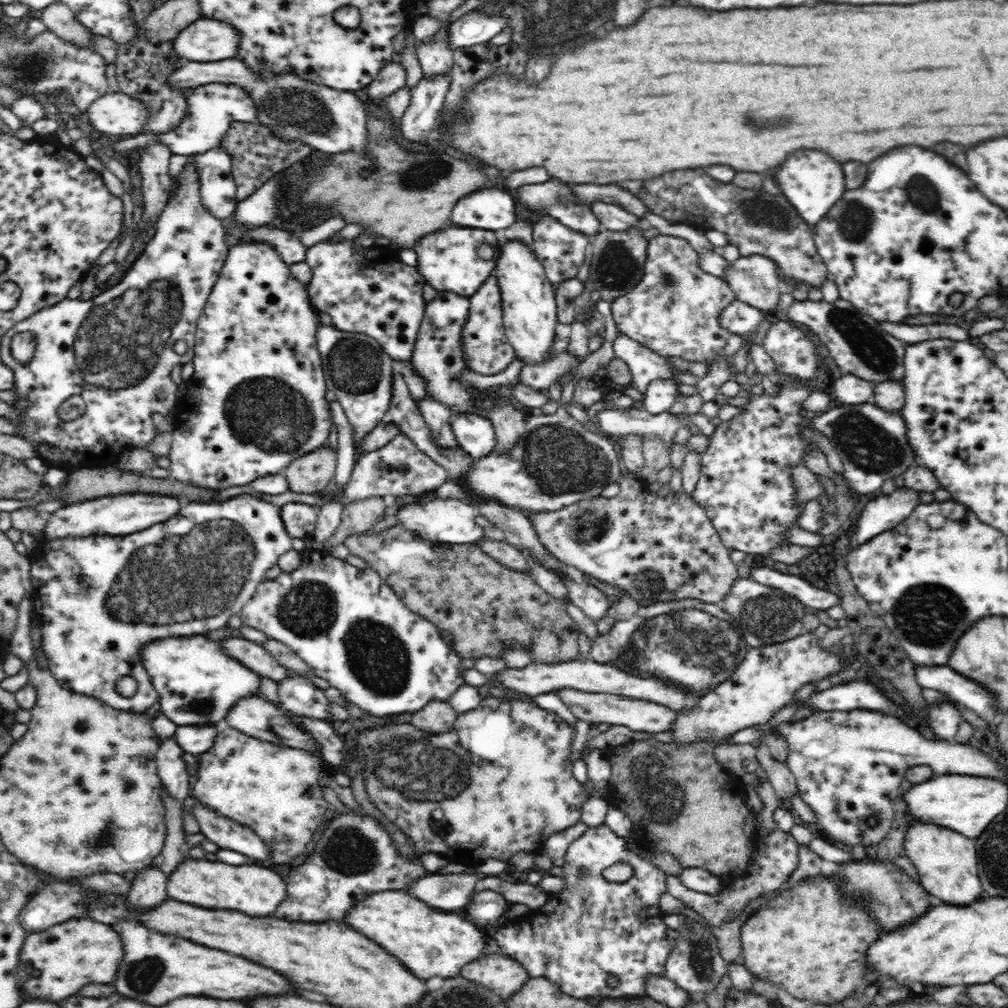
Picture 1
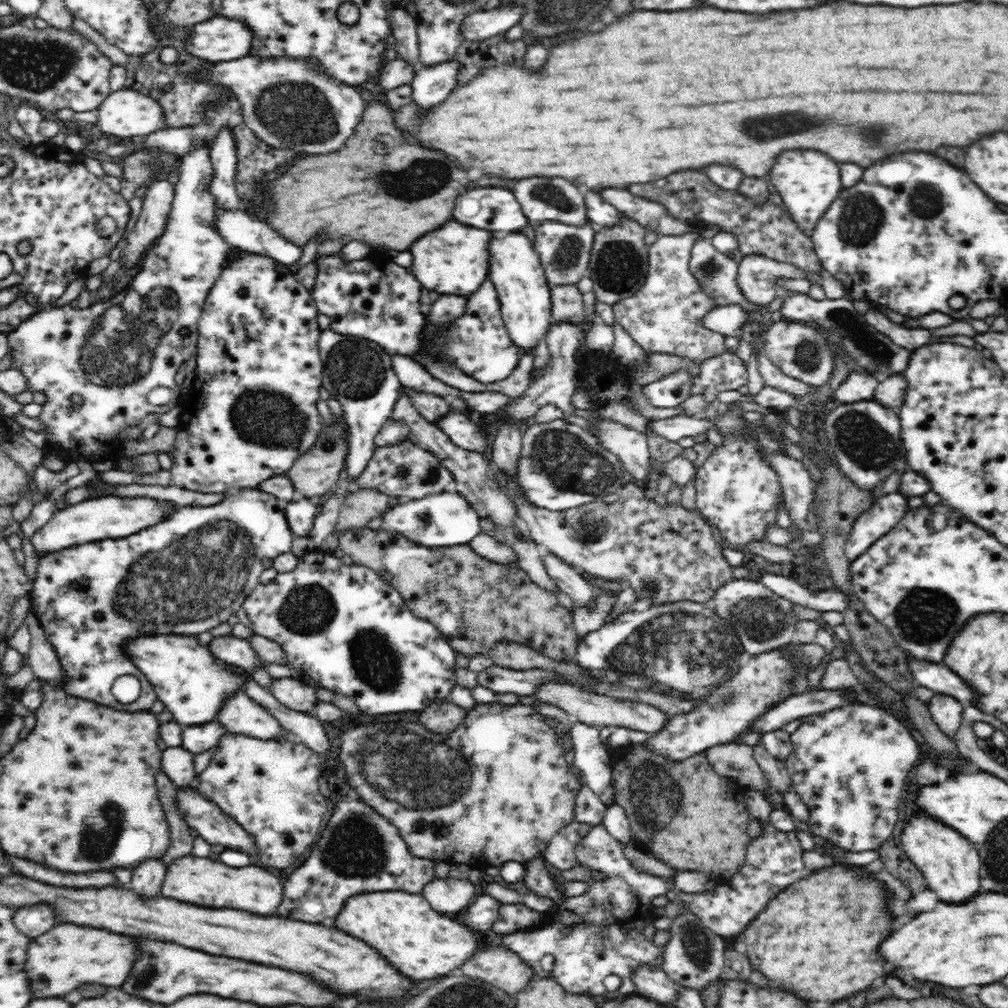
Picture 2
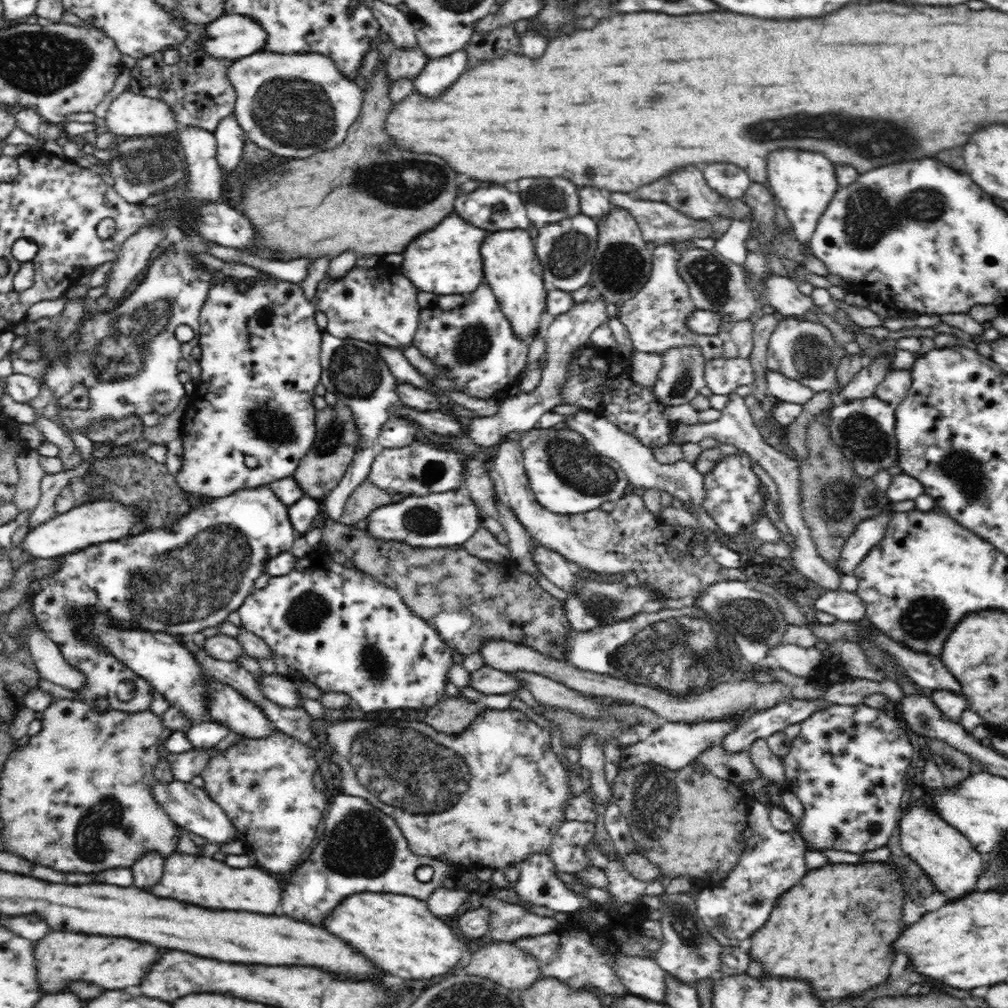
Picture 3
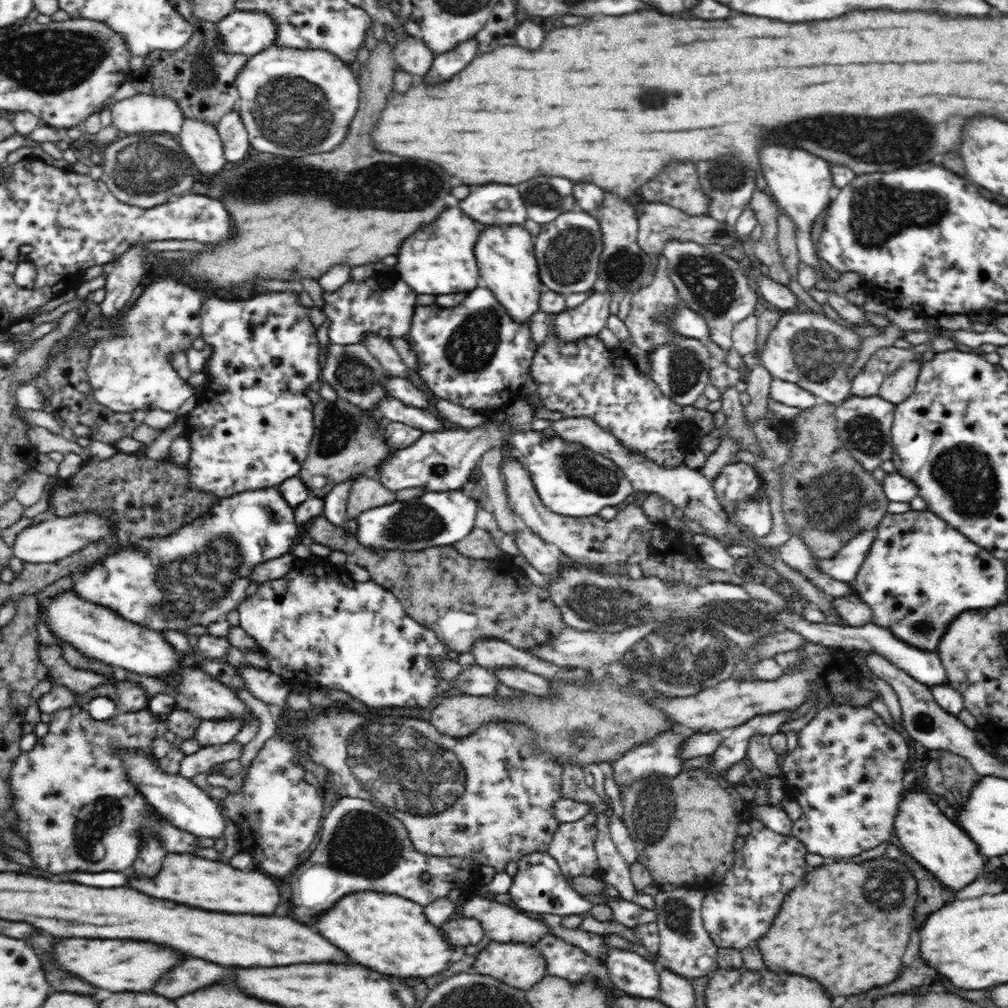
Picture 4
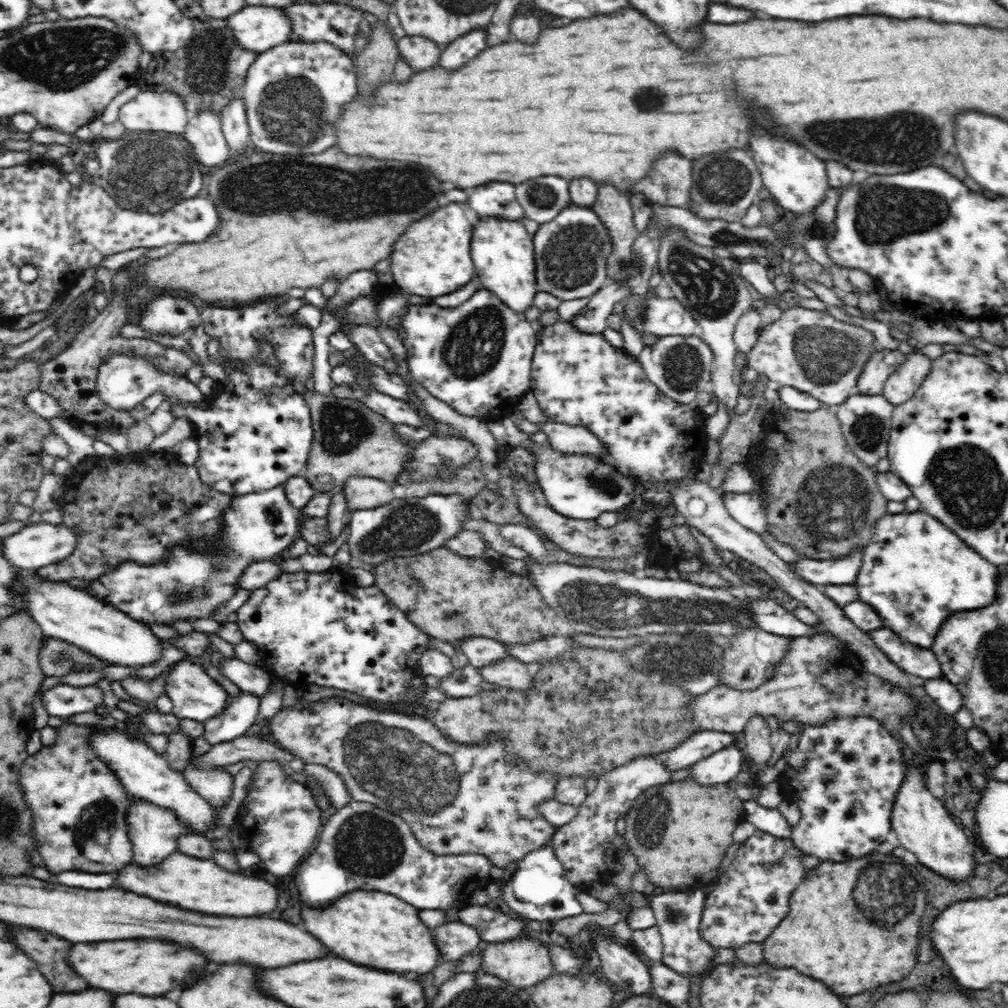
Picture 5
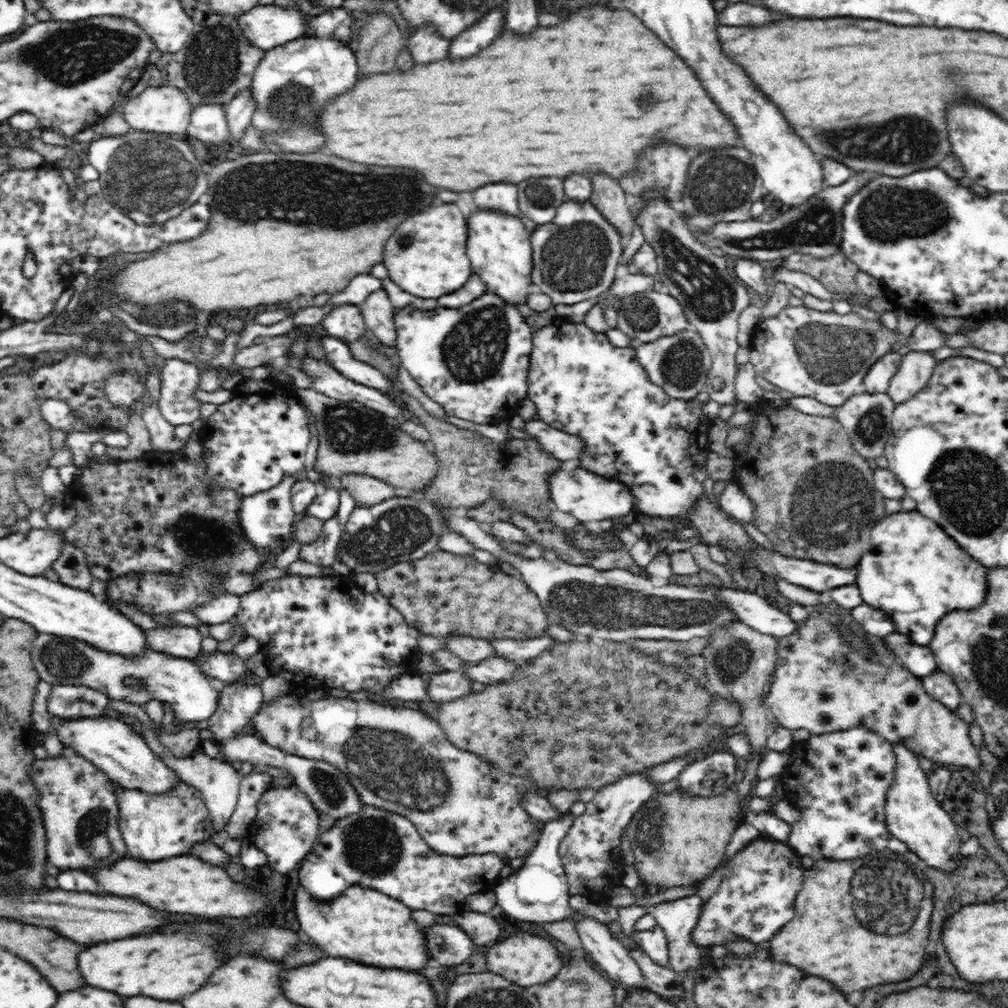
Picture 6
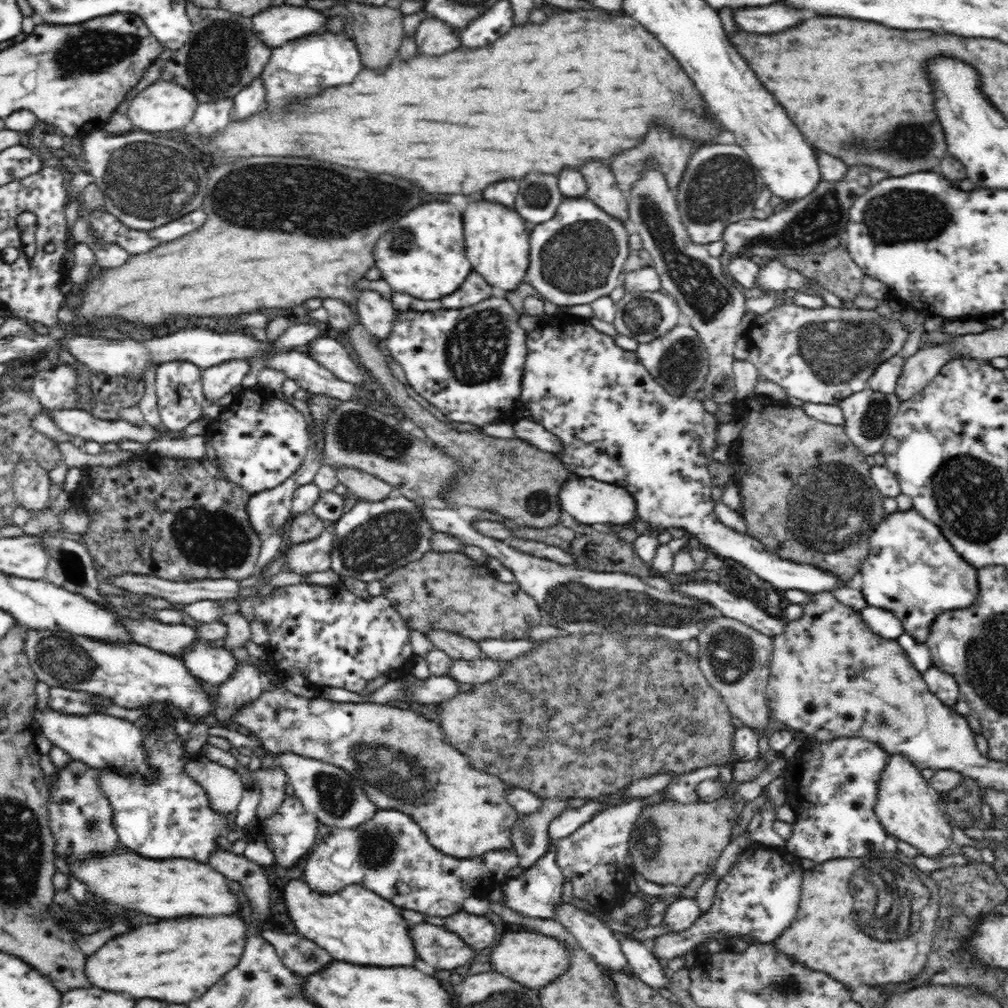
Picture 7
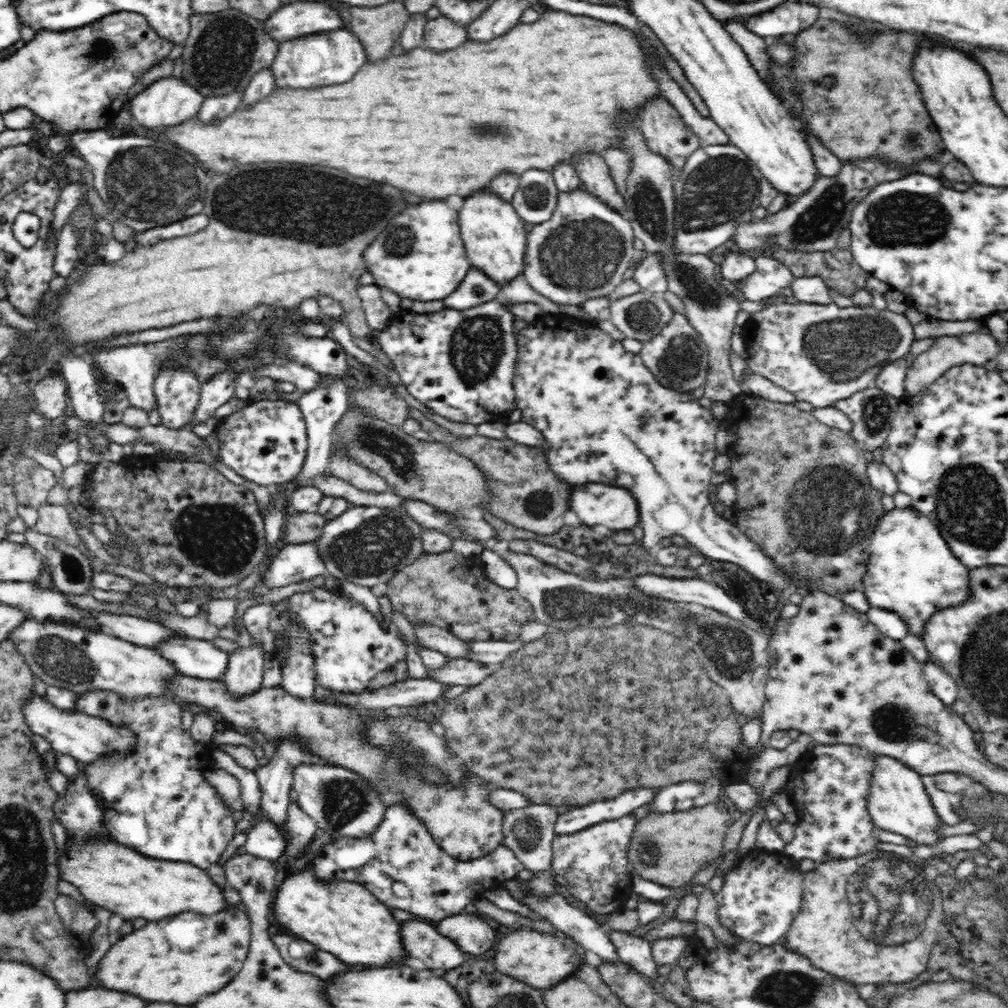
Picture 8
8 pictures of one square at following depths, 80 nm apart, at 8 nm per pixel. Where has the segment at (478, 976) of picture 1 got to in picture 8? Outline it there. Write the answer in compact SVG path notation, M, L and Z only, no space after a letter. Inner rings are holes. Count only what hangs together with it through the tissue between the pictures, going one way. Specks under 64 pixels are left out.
M520 926L511 928L498 942L493 964L497 971L517 978L530 987L545 990L572 975L585 958L586 951L572 937L560 930L540 932L529 926Z

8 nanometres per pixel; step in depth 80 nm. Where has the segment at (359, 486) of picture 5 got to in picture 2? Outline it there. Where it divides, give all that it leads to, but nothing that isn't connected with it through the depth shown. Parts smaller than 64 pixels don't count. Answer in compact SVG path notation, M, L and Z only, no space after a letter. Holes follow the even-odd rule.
M373 488L352 490L342 503L337 534L353 529L366 527L367 522L377 518L389 508L387 494Z

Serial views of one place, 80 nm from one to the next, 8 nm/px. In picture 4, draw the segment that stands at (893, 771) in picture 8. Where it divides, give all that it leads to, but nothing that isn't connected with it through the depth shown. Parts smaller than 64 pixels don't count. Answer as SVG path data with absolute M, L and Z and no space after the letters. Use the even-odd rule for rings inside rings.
M908 786L899 802L894 832L900 848L932 873L946 889L959 891L982 874L987 858L979 853L978 845L965 830L946 817L928 792Z

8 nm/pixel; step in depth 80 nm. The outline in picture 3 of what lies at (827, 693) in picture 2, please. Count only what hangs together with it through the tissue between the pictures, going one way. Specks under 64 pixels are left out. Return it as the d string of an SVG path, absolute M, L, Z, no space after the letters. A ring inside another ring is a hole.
M792 698L782 701L772 708L744 717L740 725L730 730L718 745L726 753L748 751L756 739L783 731L790 724L801 723L825 707L824 699L806 702Z

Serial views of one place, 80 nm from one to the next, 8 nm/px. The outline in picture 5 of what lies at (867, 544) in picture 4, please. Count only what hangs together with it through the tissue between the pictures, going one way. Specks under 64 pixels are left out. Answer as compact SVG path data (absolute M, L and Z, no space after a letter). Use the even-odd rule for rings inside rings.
M852 551L836 560L815 560L808 556L790 563L791 573L806 583L818 585L855 584L862 562L863 551Z

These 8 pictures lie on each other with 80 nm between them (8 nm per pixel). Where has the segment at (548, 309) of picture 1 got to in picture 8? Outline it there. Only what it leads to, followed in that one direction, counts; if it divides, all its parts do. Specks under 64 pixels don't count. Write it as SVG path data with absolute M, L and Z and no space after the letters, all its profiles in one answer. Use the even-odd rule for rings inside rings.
M476 192L464 200L460 210L460 232L472 266L480 268L497 284L506 284L512 278L523 274L524 254L527 252L525 221L515 211L511 202L492 192Z

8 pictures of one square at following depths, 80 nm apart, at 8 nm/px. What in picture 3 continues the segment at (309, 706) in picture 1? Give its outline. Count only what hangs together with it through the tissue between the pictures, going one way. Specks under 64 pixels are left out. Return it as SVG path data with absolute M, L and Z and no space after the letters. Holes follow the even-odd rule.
M262 673L254 678L260 687L260 693L272 703L282 707L300 707L302 696L296 691L294 676L284 677L276 673Z

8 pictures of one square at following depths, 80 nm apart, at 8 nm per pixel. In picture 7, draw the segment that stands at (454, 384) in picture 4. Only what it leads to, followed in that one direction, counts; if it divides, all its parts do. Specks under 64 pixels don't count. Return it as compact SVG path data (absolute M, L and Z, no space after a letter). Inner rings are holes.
M488 298L463 309L436 308L434 311L397 312L392 332L382 338L382 349L404 369L408 384L433 404L448 420L470 422L476 427L488 422L510 422L498 418L500 410L512 410L518 402L524 358L527 357L527 334L518 325L521 314L504 298Z

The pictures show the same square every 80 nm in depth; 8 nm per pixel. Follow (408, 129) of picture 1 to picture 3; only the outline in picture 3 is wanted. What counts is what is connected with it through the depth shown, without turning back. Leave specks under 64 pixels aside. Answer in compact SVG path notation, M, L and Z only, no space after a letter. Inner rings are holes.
M458 50L448 57L432 59L424 70L415 78L415 90L420 90L424 96L440 96L450 84L454 84L468 64L466 50Z

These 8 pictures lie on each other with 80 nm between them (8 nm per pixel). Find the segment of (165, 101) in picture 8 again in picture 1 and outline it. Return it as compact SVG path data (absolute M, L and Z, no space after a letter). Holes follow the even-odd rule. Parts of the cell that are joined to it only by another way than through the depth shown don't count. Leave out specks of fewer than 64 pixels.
M109 92L91 103L85 120L100 133L124 138L141 135L150 113L147 104L140 99L122 92Z

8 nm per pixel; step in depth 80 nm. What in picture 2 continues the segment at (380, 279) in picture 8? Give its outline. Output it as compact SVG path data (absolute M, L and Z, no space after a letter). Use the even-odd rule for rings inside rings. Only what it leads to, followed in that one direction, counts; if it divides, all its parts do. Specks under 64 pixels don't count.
M448 220L440 230L426 234L418 242L410 246L408 252L412 255L412 263L408 267L420 282L421 288L434 290L440 295L454 294L468 297L480 284L488 278L488 230L480 230L474 226L460 224L458 220Z

